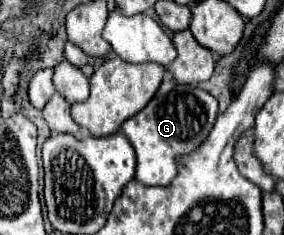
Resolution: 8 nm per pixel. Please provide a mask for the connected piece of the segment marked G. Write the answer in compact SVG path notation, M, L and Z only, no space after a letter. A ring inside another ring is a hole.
M167 78L153 100L135 116L123 122L121 130L129 138L137 154L137 172L135 178L147 186L167 186L179 170L179 156L191 154L195 148L207 140L217 118L217 98L209 92L177 84Z

